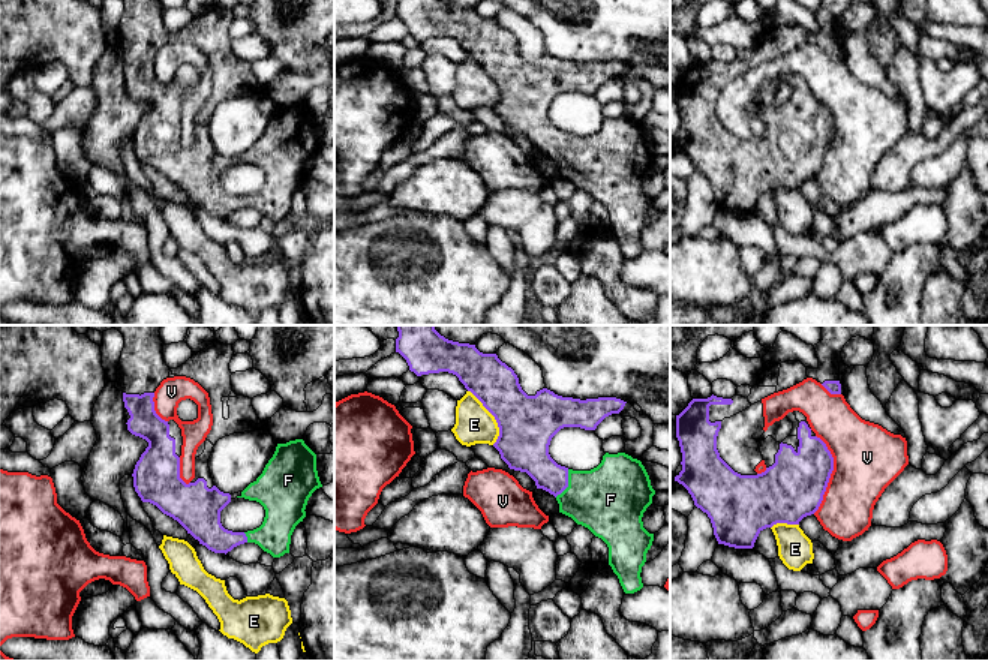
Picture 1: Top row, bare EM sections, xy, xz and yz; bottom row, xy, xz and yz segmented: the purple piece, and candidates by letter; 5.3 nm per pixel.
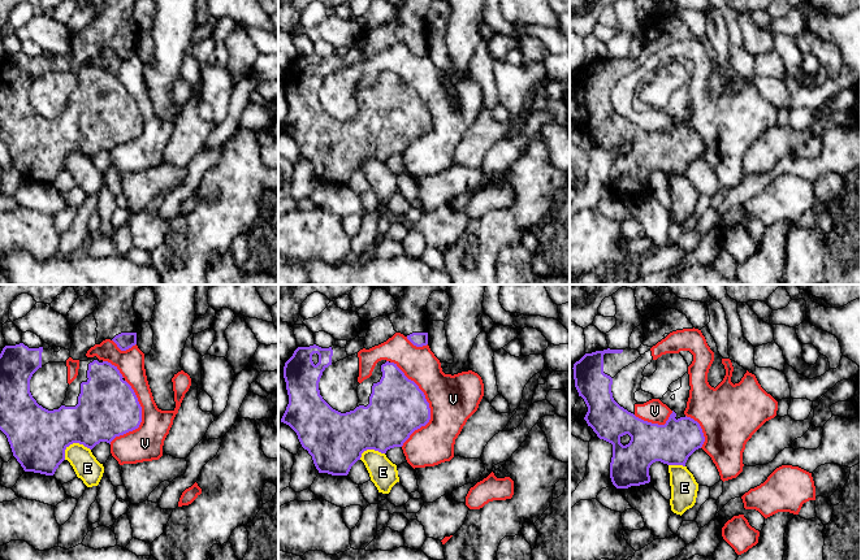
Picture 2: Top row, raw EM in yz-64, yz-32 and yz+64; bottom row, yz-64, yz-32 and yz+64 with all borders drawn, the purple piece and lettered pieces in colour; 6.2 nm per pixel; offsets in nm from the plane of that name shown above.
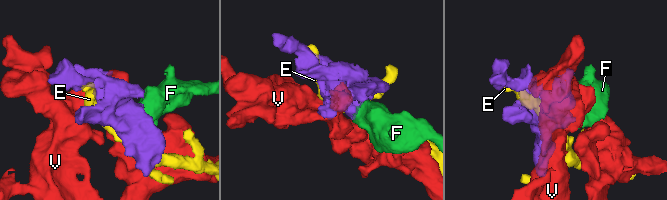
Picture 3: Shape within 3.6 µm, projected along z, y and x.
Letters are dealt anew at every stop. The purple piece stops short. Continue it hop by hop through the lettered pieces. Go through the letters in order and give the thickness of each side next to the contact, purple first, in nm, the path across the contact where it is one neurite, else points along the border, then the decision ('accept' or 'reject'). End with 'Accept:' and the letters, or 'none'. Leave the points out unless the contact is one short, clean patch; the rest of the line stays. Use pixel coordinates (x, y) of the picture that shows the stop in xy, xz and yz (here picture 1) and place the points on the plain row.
E: 300 nm thick on the purple side, 200 nm on the other; reject
F: 190 nm thick on the purple side, 380 nm on the other; accept
V: 320 nm thick on the purple side, 360 nm on the other; reject
Accept: F

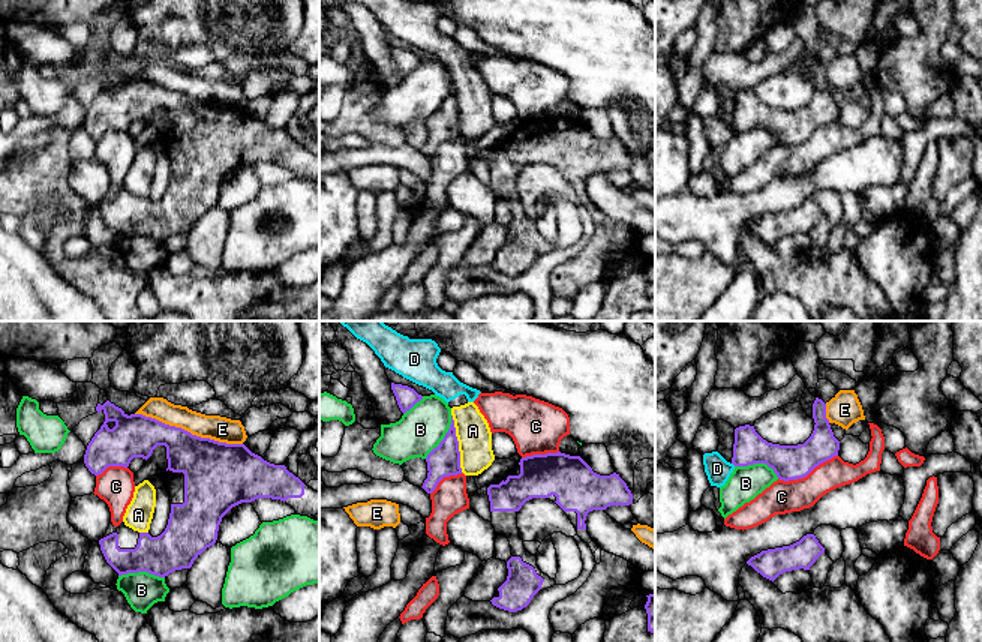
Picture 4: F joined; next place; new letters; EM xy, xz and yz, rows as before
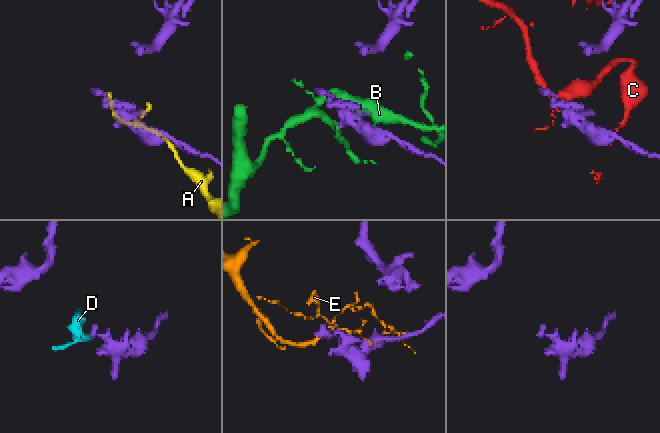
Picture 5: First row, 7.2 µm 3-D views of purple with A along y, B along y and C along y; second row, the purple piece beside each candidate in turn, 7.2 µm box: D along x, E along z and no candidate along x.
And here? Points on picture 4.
A: 170 nm thick on the purple side, 180 nm on the other; reject
B: 190 nm thick on the purple side, 180 nm on the other; reject
C: 190 nm thick on the purple side, 180 nm on the other; reject
D: 170 nm thick on the purple side, 140 nm on the other; border along yz (732, 126), (735, 129); reject
E: 320 nm thick on the purple side, 140 nm on the other; reject
Accept: none

